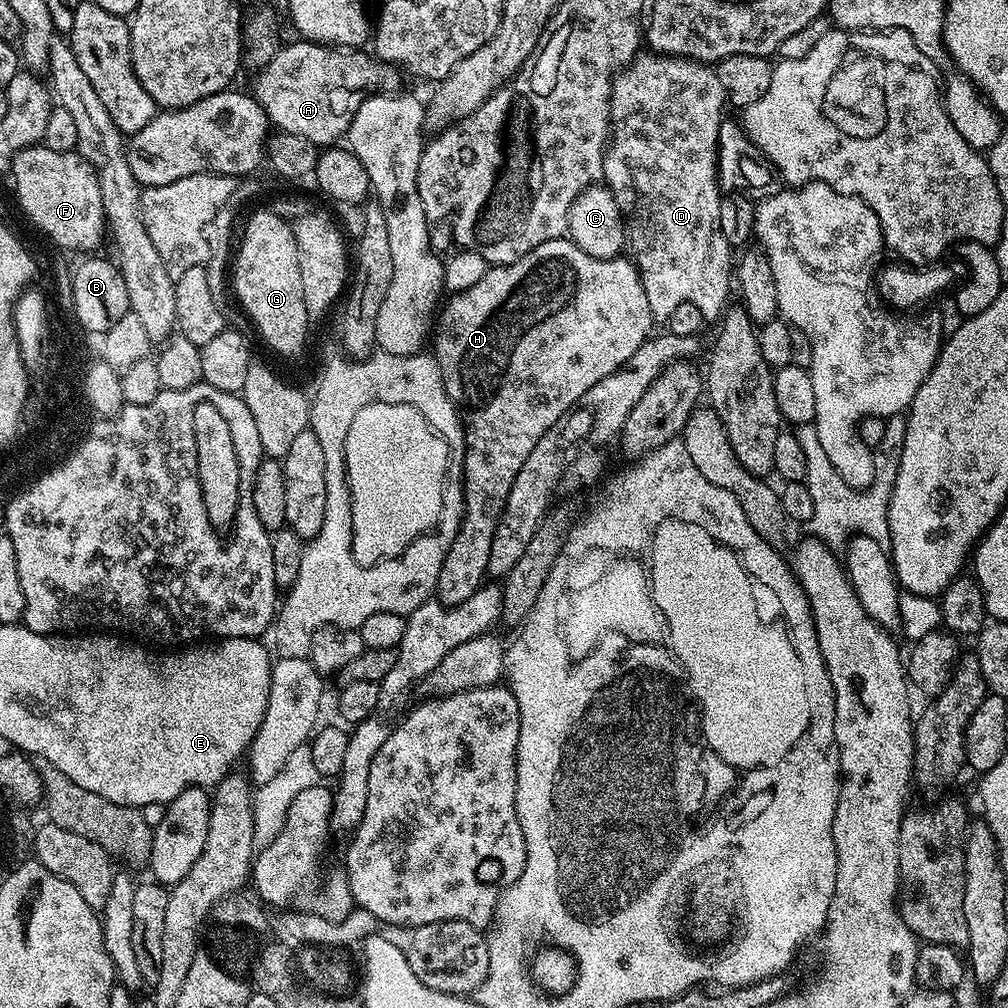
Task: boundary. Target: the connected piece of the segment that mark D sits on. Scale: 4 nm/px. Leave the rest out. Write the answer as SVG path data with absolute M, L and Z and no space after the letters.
M659 54L637 55L626 68L621 68L612 78L612 97L610 98L610 139L608 151L604 154L603 183L620 202L620 211L626 221L626 240L630 245L634 263L640 269L640 281L650 294L656 292L681 292L679 295L686 302L694 302L702 310L706 322L719 321L729 307L728 287L734 284L734 249L722 238L722 226L718 222L718 210L722 199L720 178L716 171L716 162L720 150L720 124L726 119L726 101L722 82L718 82L715 67L701 64L699 60L685 60L682 56L661 56Z

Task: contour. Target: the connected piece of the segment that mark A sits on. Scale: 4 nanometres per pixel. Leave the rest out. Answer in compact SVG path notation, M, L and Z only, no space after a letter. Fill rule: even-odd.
M303 38L293 39L293 44L277 47L276 52L263 68L255 73L257 103L268 116L269 125L281 132L289 132L298 138L306 138L318 146L332 146L347 133L350 122L365 94L392 94L402 79L401 73L391 64L364 50L341 50L335 46L316 44Z

